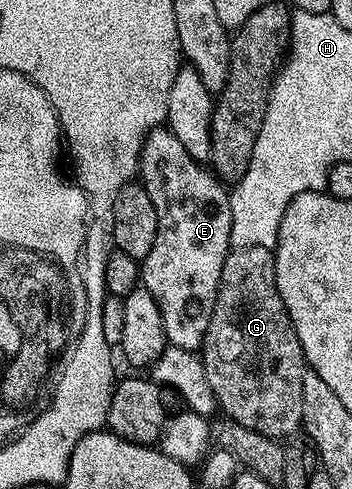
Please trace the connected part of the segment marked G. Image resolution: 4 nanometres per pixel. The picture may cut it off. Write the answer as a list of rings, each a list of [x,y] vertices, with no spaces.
[[[268,248],[231,249],[226,262],[222,265],[218,299],[214,305],[212,324],[206,333],[200,357],[204,372],[207,373],[208,384],[211,385],[217,405],[225,417],[244,424],[244,428],[252,428],[254,435],[261,436],[263,439],[286,437],[289,439],[294,436],[289,436],[289,434],[299,433],[302,430],[304,376],[308,367],[302,345],[296,336],[296,328],[276,288],[274,250]]]

